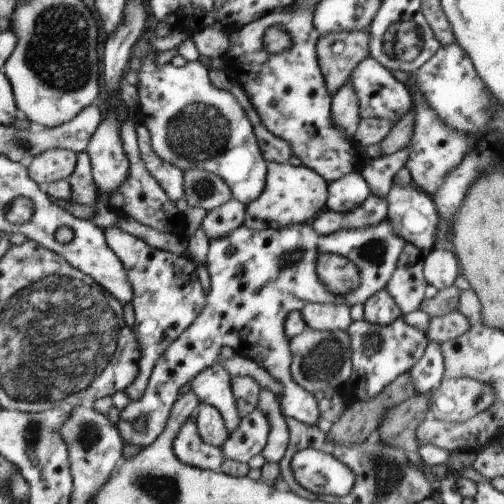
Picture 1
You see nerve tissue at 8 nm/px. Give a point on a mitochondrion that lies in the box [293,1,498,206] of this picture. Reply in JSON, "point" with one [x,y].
{"point":[400,42]}

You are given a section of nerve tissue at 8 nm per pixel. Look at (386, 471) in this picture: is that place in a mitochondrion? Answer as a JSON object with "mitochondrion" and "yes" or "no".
{"mitochondrion":"yes"}

